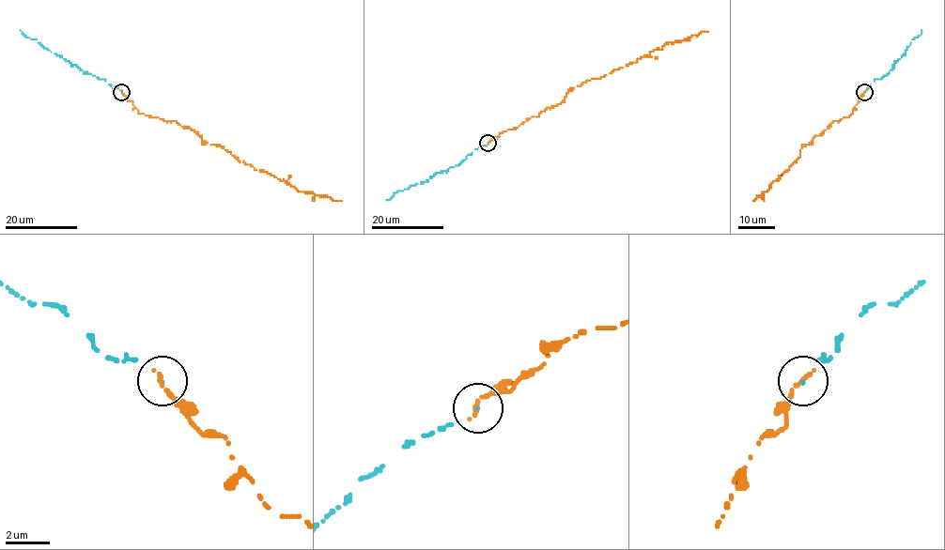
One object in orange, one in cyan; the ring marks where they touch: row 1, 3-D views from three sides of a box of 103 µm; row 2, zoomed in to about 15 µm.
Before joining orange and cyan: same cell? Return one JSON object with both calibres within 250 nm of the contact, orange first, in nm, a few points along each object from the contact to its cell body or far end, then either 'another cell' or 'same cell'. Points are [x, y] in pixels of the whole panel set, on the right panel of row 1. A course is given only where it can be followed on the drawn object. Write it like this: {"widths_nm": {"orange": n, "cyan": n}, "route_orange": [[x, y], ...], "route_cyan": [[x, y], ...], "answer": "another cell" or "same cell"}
{"widths_nm": {"orange": 240, "cyan": 70}, "route_orange": [[864, 92], [849, 115], [832, 121], [820, 135], [802, 145], [800, 155], [786, 172], [785, 169], [753, 201]], "route_cyan": [[864, 92], [875, 80], [890, 73], [912, 39], [921, 30]], "answer": "same cell"}

